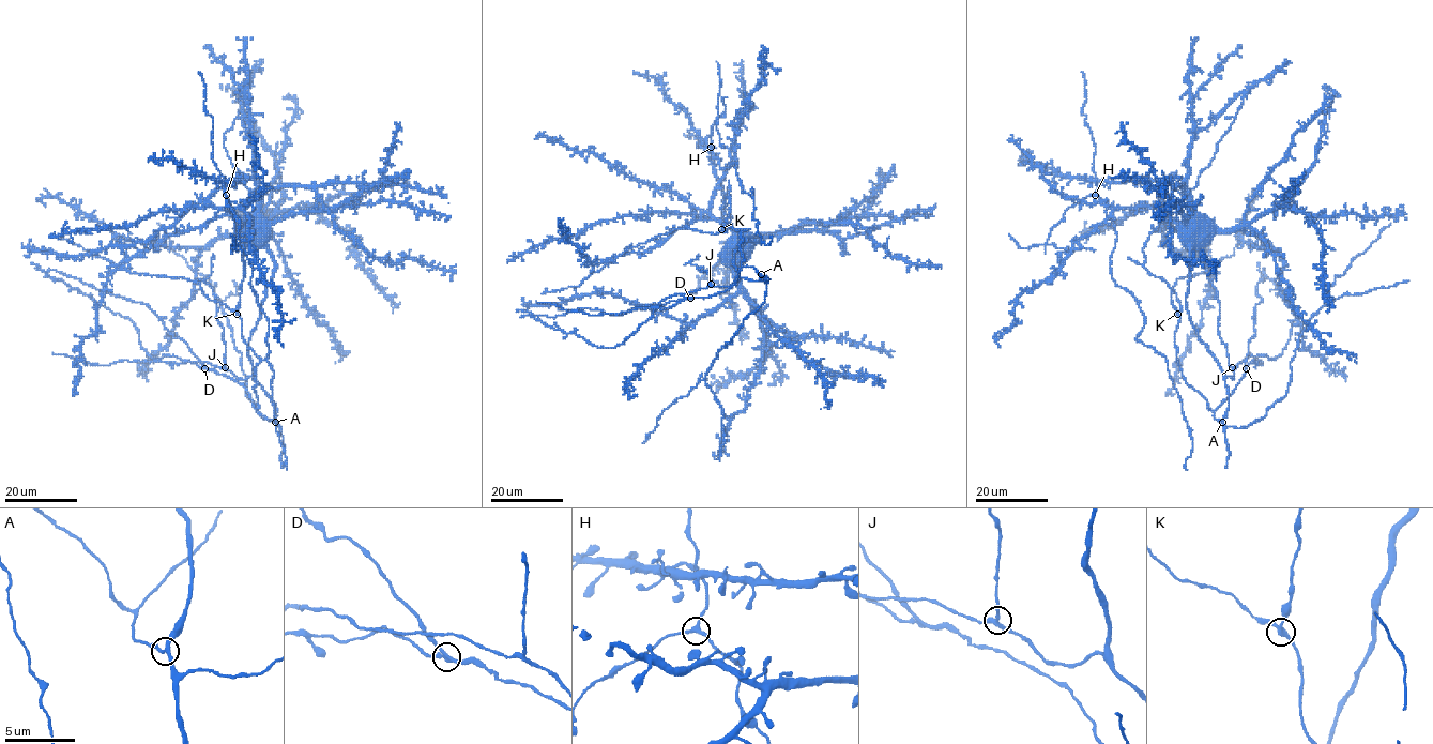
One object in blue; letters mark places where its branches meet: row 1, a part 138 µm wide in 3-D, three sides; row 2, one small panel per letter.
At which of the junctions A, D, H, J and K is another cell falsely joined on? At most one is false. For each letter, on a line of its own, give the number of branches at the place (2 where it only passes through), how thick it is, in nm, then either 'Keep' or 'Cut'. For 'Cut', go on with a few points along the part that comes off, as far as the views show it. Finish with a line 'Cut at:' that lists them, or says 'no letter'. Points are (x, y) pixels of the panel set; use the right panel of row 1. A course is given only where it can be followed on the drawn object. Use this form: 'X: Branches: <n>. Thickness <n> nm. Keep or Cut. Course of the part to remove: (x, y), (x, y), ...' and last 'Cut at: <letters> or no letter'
A: Branches: 3. Thickness 280 nm. Keep
D: Branches: 3. Thickness 240 nm. Cut. Course of the part to remove: (1245, 368), (1253, 361), (1256, 364), (1255, 361), (1262, 360), (1263, 365), (1250, 353)
H: Branches: 3. Thickness 240 nm. Keep
J: Branches: 3. Thickness 280 nm. Keep
K: Branches: 3. Thickness 240 nm. Keep
Cut at: D

